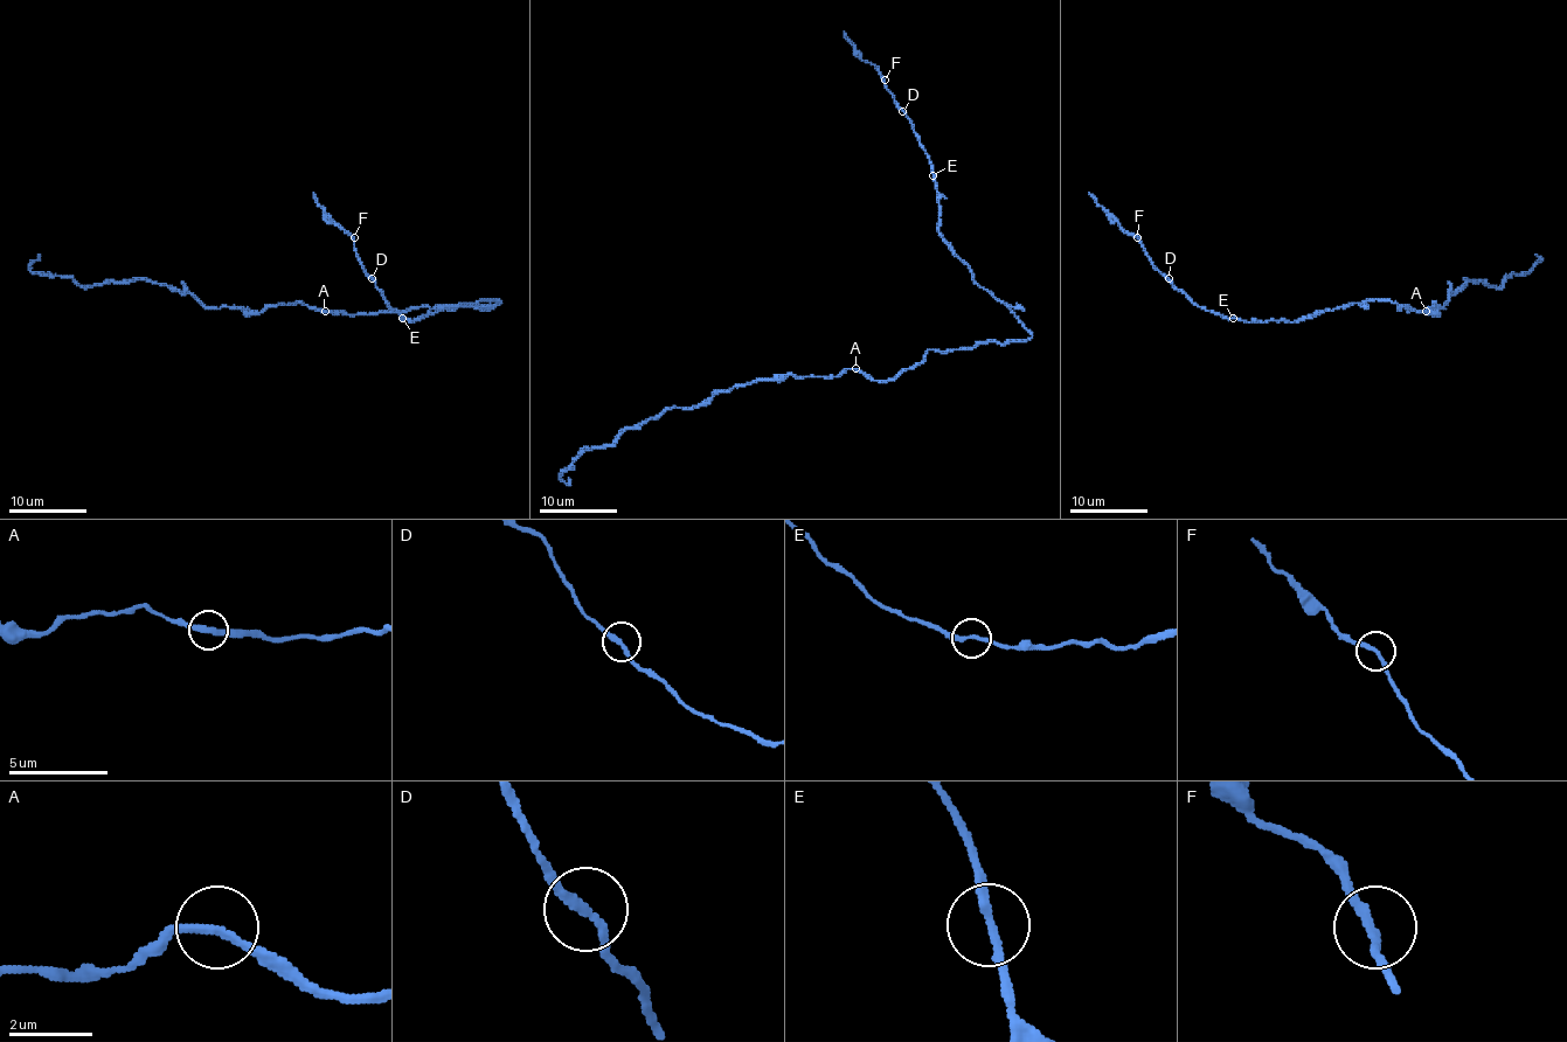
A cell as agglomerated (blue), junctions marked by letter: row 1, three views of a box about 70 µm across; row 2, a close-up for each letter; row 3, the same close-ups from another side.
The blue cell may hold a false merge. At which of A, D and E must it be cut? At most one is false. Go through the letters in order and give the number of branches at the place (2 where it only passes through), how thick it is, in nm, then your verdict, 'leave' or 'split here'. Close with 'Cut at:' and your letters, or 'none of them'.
A: branches 2; calibre 240 nm; leave
D: branches 2; calibre 200 nm; leave
E: branches 2; calibre 200 nm; leave
Cut at: none of them

